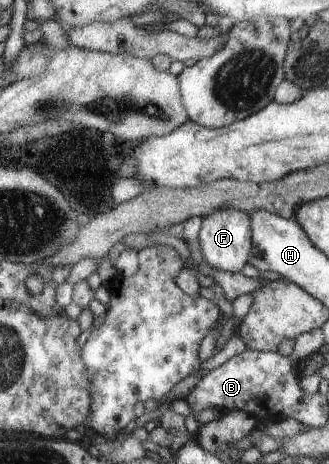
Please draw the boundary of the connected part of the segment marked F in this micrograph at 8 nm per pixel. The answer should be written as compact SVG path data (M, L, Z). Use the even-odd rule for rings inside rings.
M232 208L212 211L201 220L198 242L200 244L202 259L208 262L212 268L222 272L238 273L247 263L252 249L252 231L248 224L248 216L245 211Z

